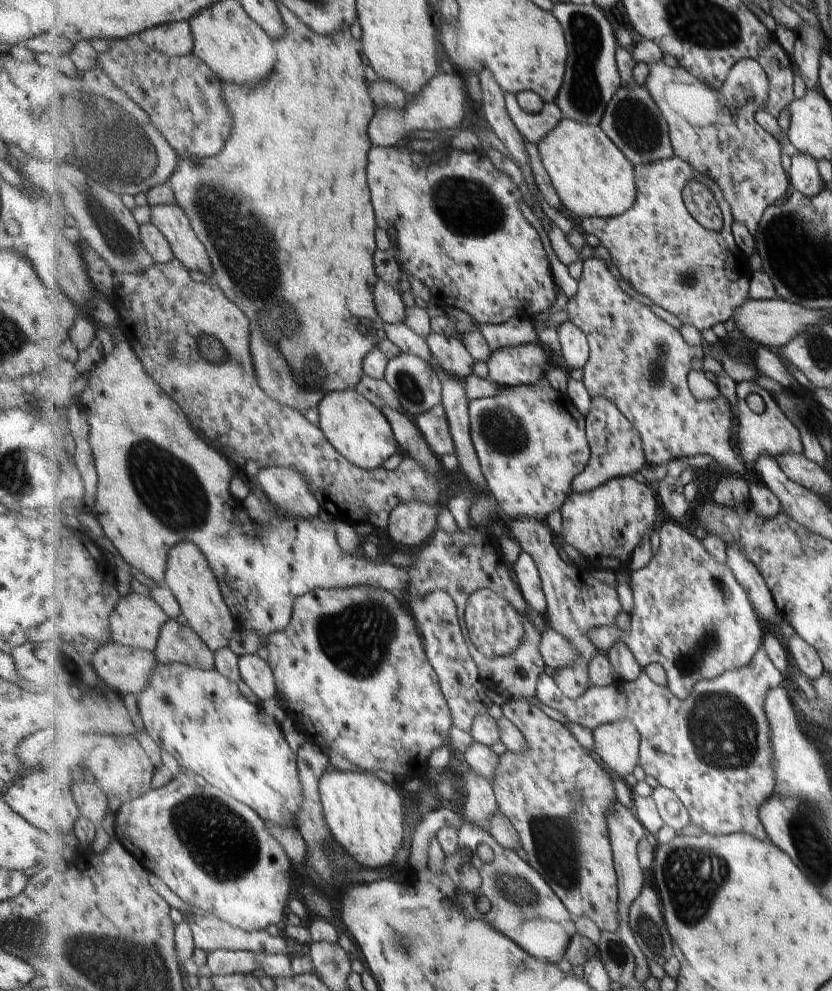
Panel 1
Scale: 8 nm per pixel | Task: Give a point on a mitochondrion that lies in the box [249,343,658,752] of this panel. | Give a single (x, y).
(355, 638)

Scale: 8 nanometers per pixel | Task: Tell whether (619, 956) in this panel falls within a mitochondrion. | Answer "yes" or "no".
yes

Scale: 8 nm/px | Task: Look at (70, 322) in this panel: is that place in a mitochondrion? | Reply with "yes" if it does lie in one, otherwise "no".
no

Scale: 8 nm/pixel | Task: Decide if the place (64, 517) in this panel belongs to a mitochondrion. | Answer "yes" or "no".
no

